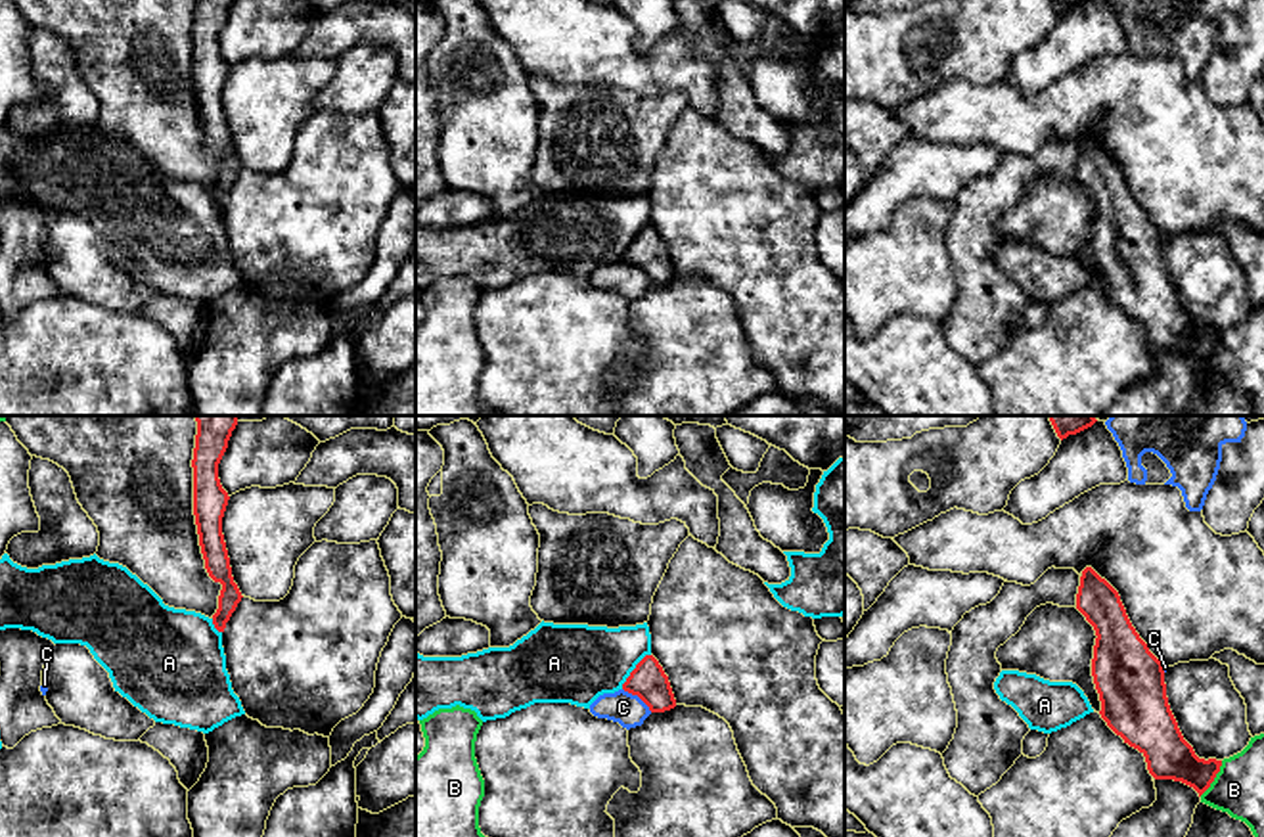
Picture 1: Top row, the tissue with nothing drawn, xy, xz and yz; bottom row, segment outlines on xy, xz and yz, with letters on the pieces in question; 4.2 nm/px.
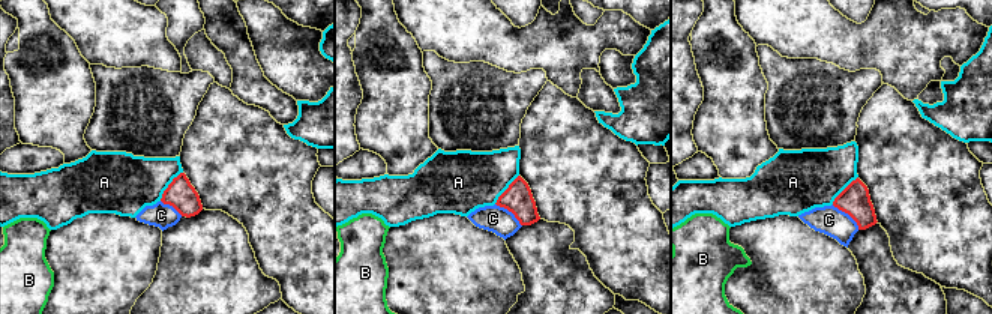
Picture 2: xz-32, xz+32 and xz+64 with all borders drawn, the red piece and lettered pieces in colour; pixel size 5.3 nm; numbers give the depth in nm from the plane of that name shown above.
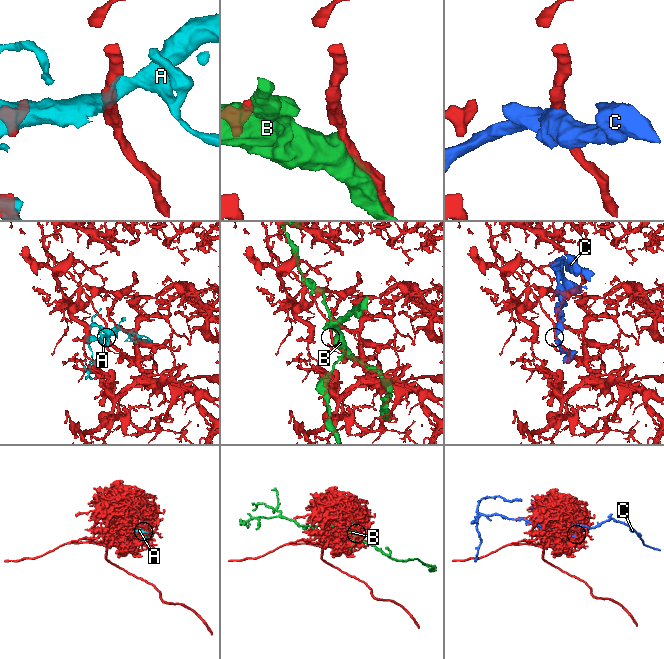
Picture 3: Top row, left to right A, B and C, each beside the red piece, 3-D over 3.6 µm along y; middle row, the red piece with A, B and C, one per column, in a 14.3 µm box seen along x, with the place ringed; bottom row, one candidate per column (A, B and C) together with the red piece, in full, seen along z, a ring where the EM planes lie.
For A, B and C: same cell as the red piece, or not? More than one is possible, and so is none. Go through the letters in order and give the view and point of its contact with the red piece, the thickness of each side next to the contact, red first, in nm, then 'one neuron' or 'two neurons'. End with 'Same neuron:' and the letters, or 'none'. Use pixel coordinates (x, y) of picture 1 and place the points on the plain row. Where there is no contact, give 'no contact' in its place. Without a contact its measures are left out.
A: xz (632, 242) | 160/340 nm | one neuron
B: yz (1215, 347) | 190/220 nm | two neurons
C: xz (638, 267) | 160/140 nm | two neurons
Same neuron: A

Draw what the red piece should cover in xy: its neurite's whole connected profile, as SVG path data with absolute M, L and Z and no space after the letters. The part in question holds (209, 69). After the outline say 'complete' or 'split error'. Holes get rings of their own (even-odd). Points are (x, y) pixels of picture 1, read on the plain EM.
M197 0L193 19L193 86L205 140L214 153L222 155L218 180L213 195L224 203L226 193L241 172L241 163L232 147L230 128L222 105L222 88L228 77L228 63L218 50L218 34L228 19L234 0Z; complete

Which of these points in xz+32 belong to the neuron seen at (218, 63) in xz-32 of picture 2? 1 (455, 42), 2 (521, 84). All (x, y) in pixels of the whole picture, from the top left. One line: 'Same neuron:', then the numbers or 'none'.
Same neuron: 1

